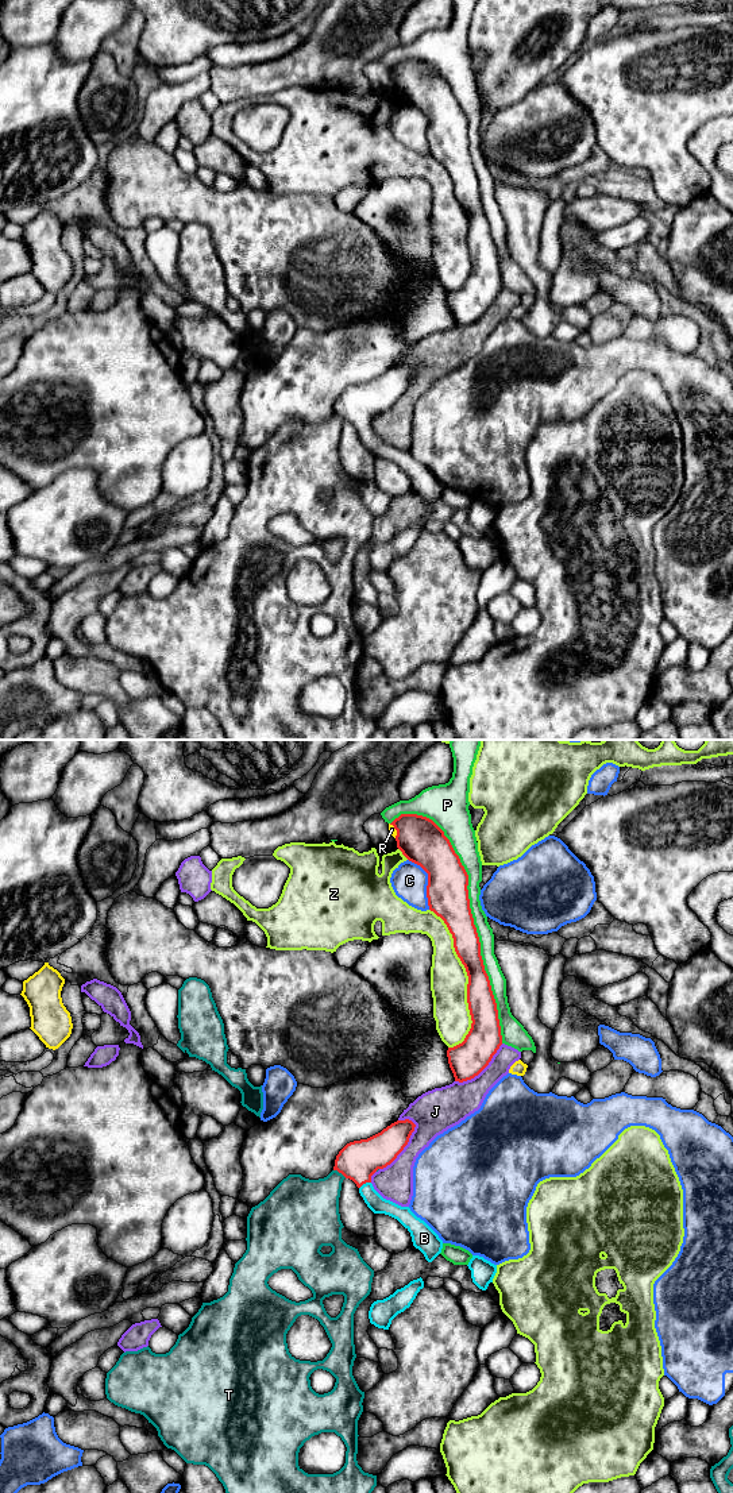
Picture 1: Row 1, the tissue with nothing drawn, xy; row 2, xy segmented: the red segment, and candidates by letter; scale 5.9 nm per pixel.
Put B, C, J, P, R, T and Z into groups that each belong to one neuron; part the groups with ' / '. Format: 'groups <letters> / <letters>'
groups B / C / J / P / R / T / Z

